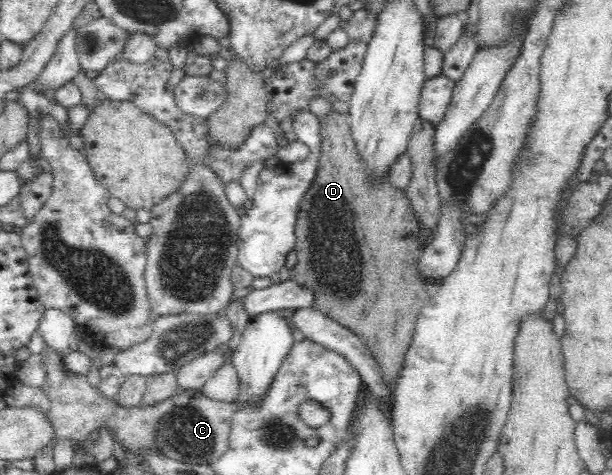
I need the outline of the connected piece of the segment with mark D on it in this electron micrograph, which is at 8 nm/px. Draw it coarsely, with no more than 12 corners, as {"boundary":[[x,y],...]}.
{"boundary":[[348,113],[319,117],[292,281],[370,350],[393,423],[432,291],[420,220],[365,187]]}

